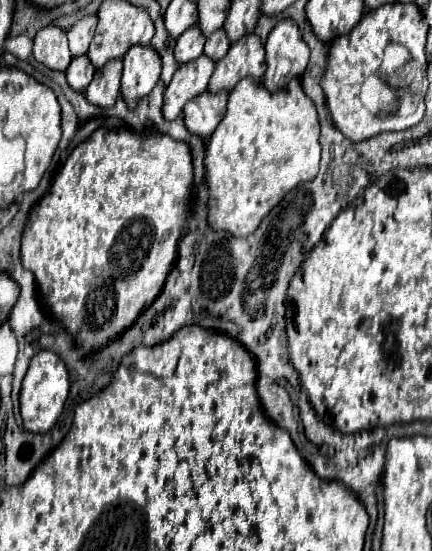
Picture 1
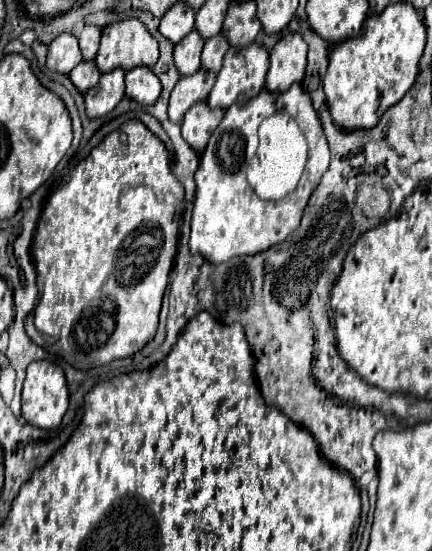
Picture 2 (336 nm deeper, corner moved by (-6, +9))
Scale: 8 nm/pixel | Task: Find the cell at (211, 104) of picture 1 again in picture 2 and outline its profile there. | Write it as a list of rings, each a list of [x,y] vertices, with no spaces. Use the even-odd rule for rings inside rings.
[[[206,101],[196,103],[194,107],[190,107],[190,111],[184,115],[184,121],[182,121],[184,141],[196,153],[202,153],[204,147],[208,145],[208,139],[210,139],[212,131],[218,127],[222,117],[224,117],[222,109],[210,109],[206,105]]]

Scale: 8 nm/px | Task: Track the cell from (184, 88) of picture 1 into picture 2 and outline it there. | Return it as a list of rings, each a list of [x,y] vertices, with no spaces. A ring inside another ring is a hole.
[[[196,71],[194,75],[188,75],[188,77],[182,77],[172,95],[170,95],[170,105],[168,105],[168,117],[172,123],[180,123],[184,113],[200,103],[200,101],[206,101],[212,87],[214,87],[214,79],[216,75],[212,75],[210,71]]]

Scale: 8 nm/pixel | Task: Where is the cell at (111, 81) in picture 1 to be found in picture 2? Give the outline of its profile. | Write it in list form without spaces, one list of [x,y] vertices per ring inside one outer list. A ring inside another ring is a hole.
[[[114,69],[110,73],[104,73],[100,77],[100,83],[84,93],[86,115],[90,119],[104,117],[120,103],[122,97],[124,97],[124,71]]]

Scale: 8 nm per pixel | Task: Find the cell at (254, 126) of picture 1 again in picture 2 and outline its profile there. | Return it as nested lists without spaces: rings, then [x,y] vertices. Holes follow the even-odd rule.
[[[300,83],[292,85],[286,93],[270,93],[264,89],[260,95],[256,95],[256,99],[250,99],[244,105],[232,105],[218,129],[212,133],[212,139],[204,149],[200,167],[194,175],[196,201],[192,213],[190,251],[194,255],[202,255],[212,265],[218,265],[230,261],[236,255],[254,255],[282,243],[300,225],[304,207],[326,173],[328,161],[330,151],[322,133],[322,123],[312,107],[310,95],[300,87]],[[276,111],[288,111],[288,115],[294,115],[300,127],[304,127],[310,157],[300,179],[300,187],[292,195],[286,195],[280,201],[262,201],[258,195],[254,195],[246,181],[246,167],[258,149],[258,125]]]

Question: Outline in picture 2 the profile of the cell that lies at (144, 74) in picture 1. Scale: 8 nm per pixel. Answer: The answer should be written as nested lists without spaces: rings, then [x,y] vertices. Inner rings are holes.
[[[136,67],[126,73],[126,97],[140,105],[152,105],[160,97],[162,85],[150,67]]]

